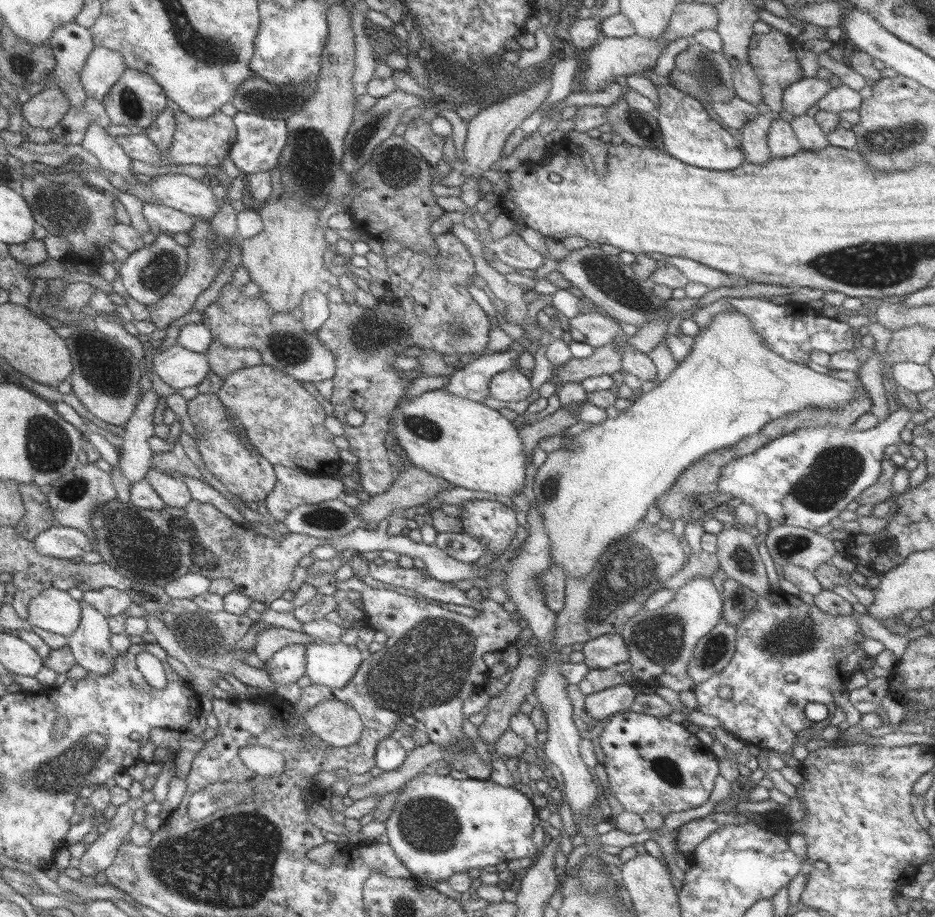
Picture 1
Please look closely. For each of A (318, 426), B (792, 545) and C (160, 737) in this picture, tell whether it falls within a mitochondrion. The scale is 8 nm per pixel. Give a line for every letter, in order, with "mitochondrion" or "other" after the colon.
A: other
B: mitochondrion
C: other

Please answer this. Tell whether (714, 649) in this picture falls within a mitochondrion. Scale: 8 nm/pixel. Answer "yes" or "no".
yes

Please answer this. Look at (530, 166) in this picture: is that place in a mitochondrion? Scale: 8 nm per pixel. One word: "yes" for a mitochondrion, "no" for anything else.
no

